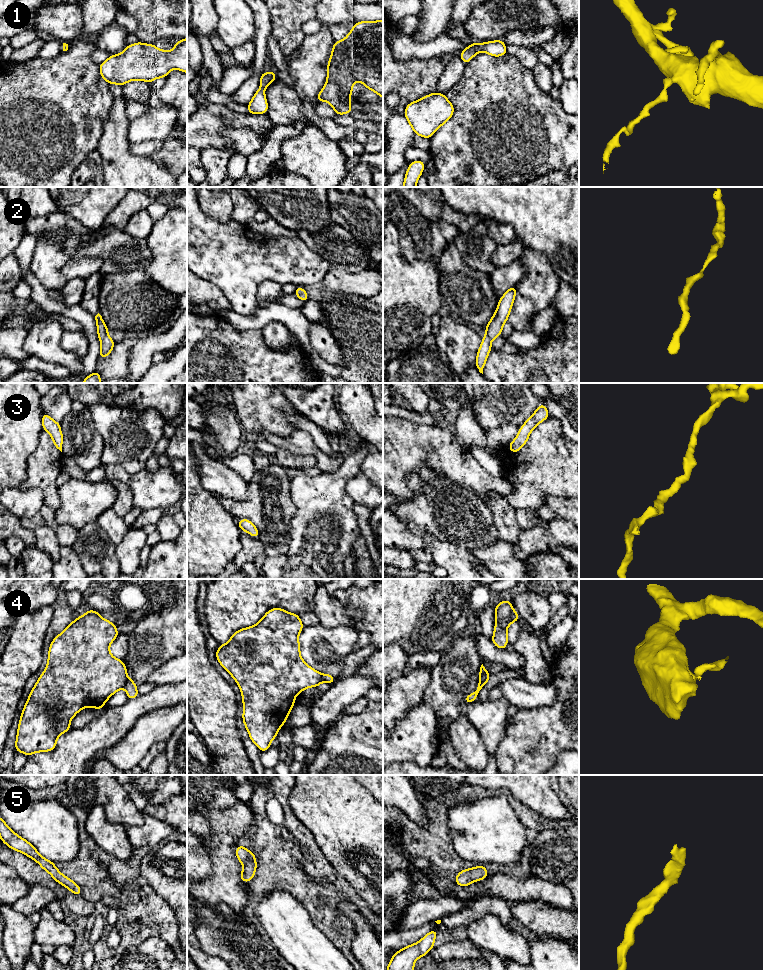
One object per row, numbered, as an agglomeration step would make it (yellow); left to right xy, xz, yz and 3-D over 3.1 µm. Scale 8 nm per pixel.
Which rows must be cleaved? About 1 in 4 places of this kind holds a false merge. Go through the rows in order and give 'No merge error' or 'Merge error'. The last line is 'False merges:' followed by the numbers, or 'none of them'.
1: No merge error
2: No merge error
3: No merge error
4: Merge error
5: No merge error
False merges: 4

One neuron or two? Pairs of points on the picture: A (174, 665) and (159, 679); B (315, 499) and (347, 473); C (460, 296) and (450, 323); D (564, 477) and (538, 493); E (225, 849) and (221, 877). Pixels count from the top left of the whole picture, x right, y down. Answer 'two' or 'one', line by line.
A: one
B: one
C: two
D: one
E: one

